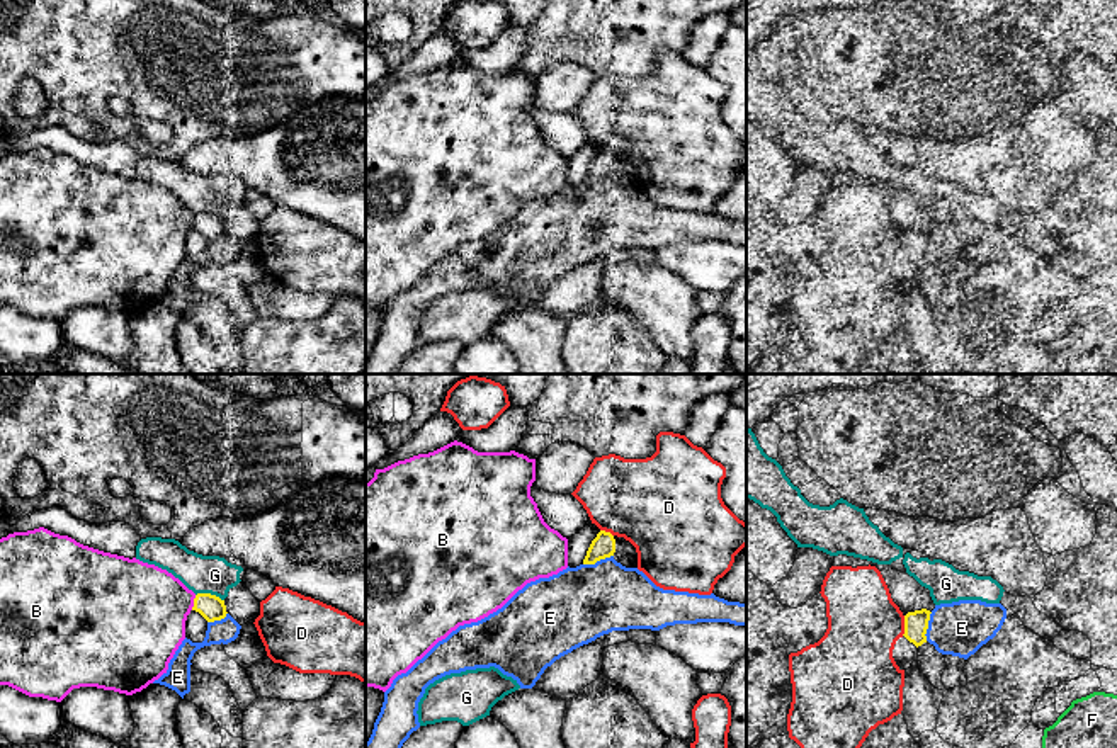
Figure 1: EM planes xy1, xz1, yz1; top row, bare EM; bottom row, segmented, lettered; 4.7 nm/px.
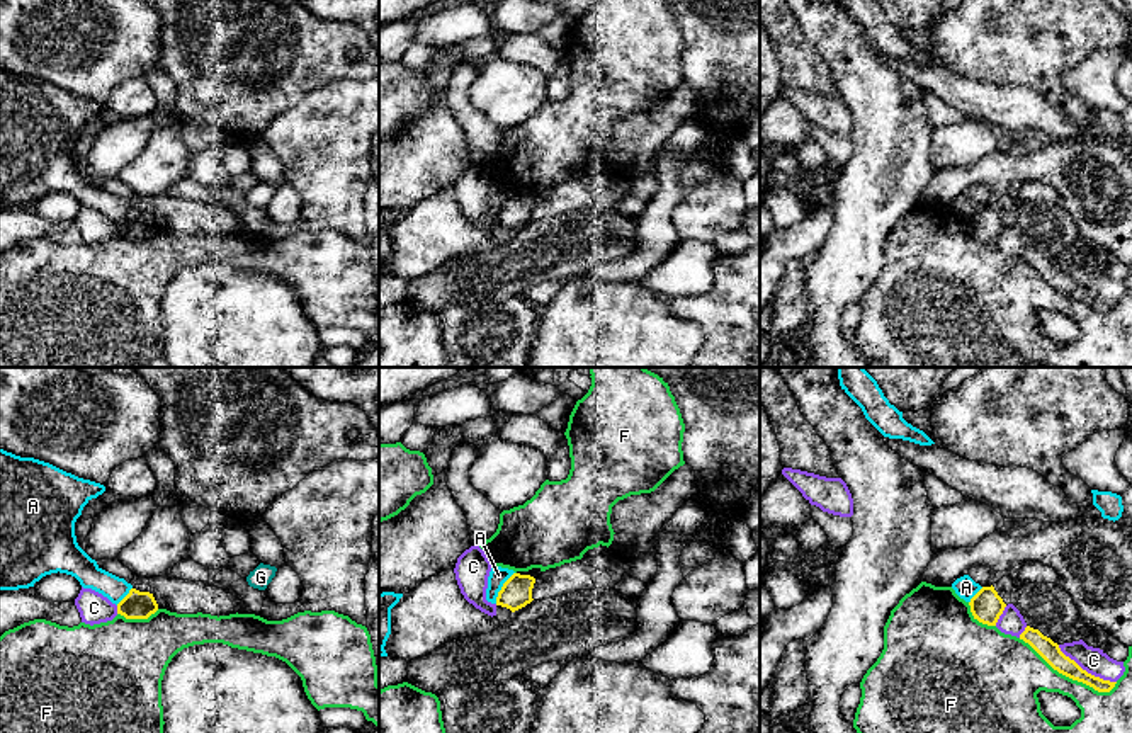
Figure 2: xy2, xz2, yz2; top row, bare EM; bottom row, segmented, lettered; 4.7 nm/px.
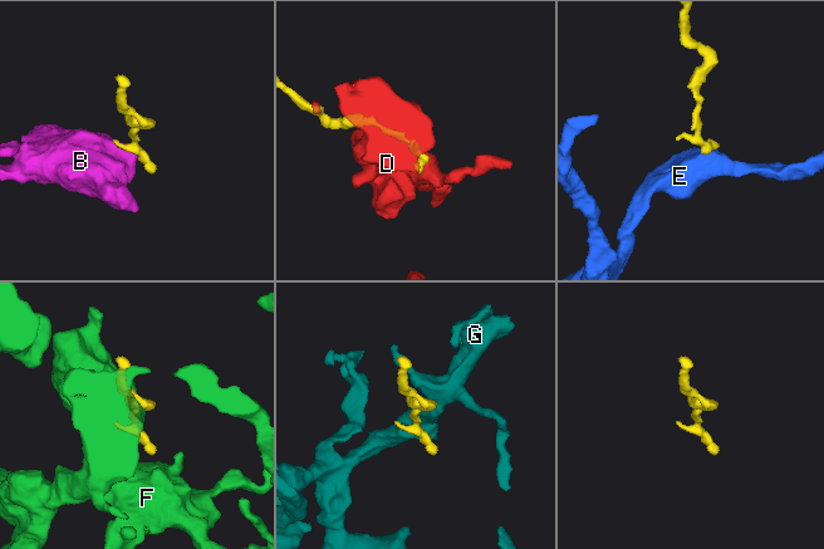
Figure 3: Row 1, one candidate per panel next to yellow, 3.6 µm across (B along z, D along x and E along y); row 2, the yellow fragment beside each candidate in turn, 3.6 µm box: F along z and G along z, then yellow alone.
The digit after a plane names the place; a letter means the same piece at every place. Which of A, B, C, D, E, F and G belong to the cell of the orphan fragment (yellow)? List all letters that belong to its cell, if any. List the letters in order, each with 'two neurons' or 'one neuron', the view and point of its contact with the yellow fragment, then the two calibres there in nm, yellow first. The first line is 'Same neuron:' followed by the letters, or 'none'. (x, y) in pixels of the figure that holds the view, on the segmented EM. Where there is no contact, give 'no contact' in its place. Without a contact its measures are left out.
Same neuron: none
A: two neurons | xz2 (502, 587) | 140/90 nm
B: two neurons | xy1 (194, 602) | 120/420 nm
C: two neurons | yz2 (1085, 670) | 90/120 nm
D: two neurons | yz1 (905, 626) | 110/340 nm
E: two neurons | xz1 (597, 560) | 110/360 nm
F: two neurons | yz2 (1068, 676) | 90/280 nm
G: two neurons | xy1 (209, 594) | 120/180 nm

